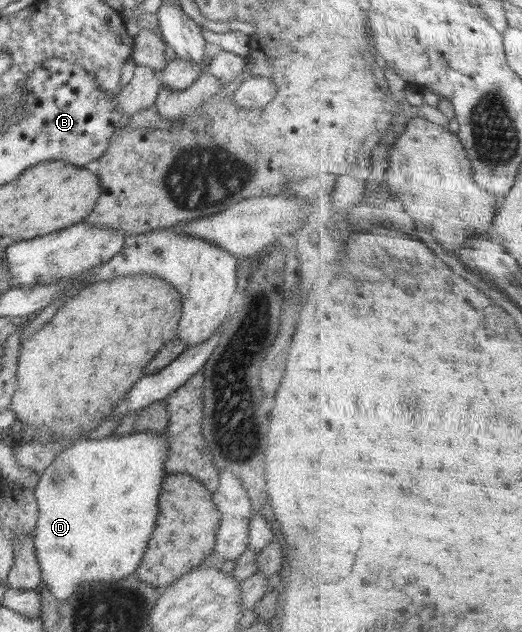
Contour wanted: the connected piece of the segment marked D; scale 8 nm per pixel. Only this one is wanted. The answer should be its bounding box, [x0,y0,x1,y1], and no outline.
[32,433,169,602]

